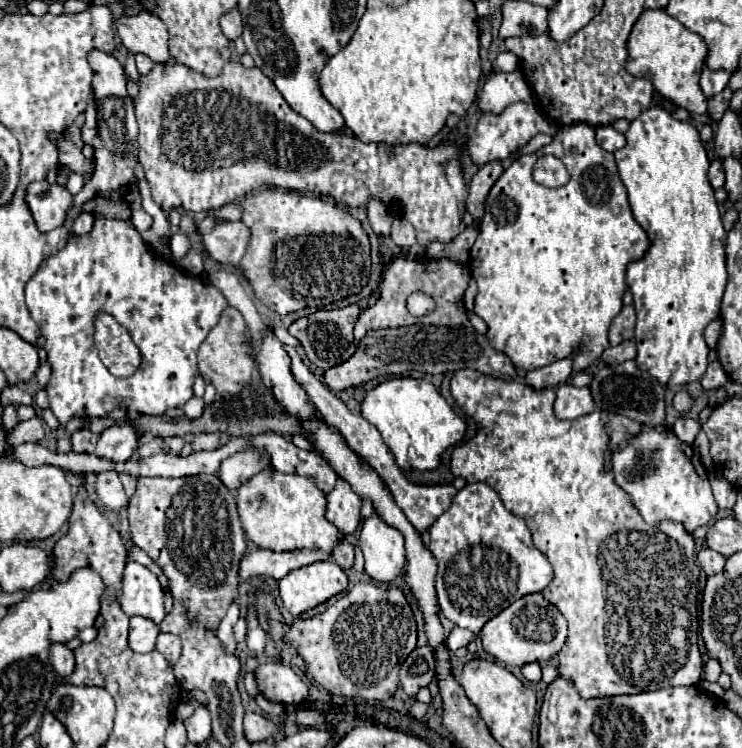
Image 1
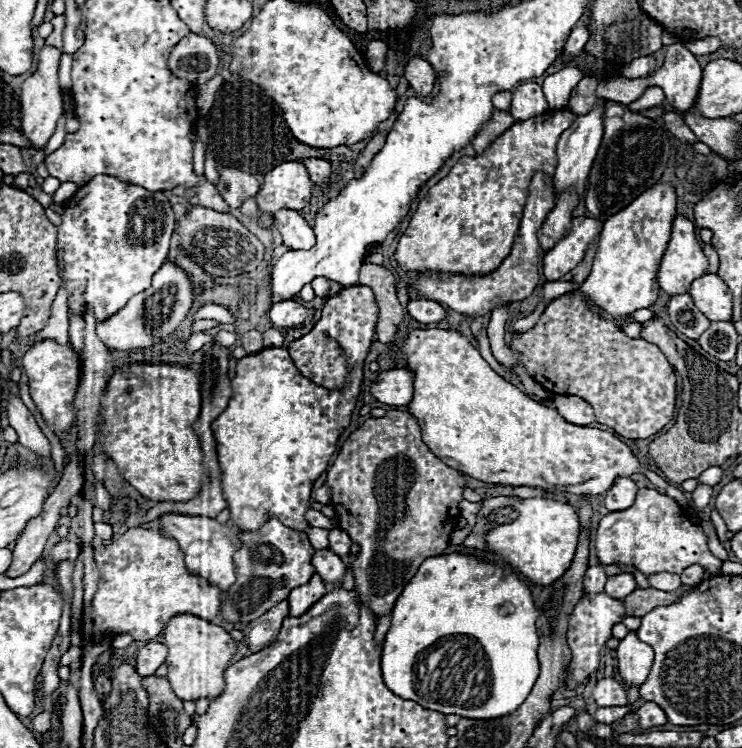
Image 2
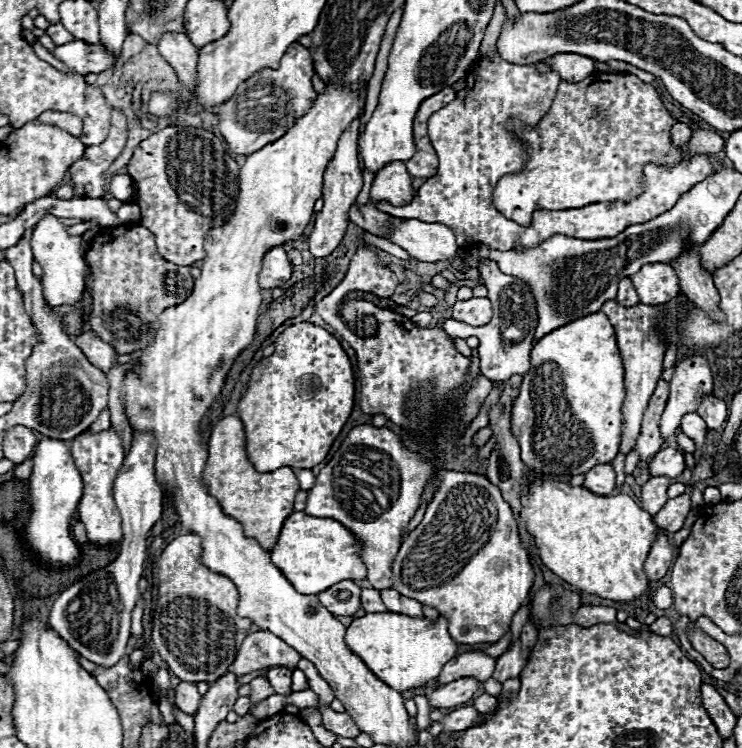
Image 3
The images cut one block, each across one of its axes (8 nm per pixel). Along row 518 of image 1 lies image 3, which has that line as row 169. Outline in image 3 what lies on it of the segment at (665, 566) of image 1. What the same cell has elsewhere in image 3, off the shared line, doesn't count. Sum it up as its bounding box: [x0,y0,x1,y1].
[494,72,724,226]

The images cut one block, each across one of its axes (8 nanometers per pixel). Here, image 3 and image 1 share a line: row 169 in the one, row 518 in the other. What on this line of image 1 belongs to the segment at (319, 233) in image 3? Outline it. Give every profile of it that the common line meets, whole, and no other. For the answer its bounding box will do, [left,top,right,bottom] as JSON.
[326,478,362,534]

